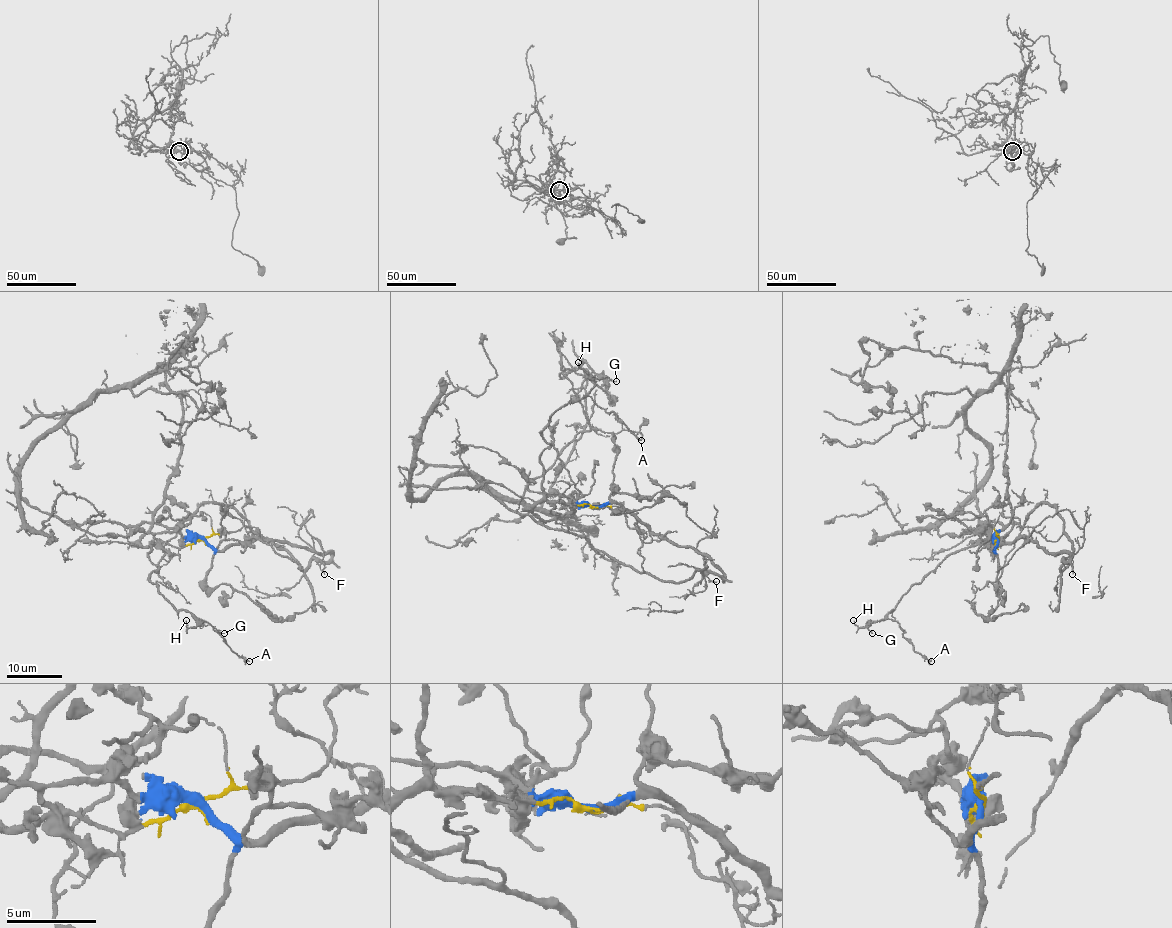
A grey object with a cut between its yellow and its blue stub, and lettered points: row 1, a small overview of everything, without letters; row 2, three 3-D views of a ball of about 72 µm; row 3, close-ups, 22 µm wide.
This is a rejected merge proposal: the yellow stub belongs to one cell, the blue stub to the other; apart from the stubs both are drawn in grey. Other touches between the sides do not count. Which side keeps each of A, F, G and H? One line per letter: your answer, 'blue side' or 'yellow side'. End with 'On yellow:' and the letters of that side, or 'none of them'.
A: yellow side
F: blue side
G: yellow side
H: yellow side
On yellow: A, G, H

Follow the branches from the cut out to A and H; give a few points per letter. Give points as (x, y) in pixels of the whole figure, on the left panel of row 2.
A: (202, 539), (180, 548), (153, 542), (148, 557), (157, 567), (150, 581), (177, 609), (209, 624), (249, 660)
H: (202, 539), (156, 542), (148, 553), (157, 567), (150, 581), (202, 621), (185, 620)

